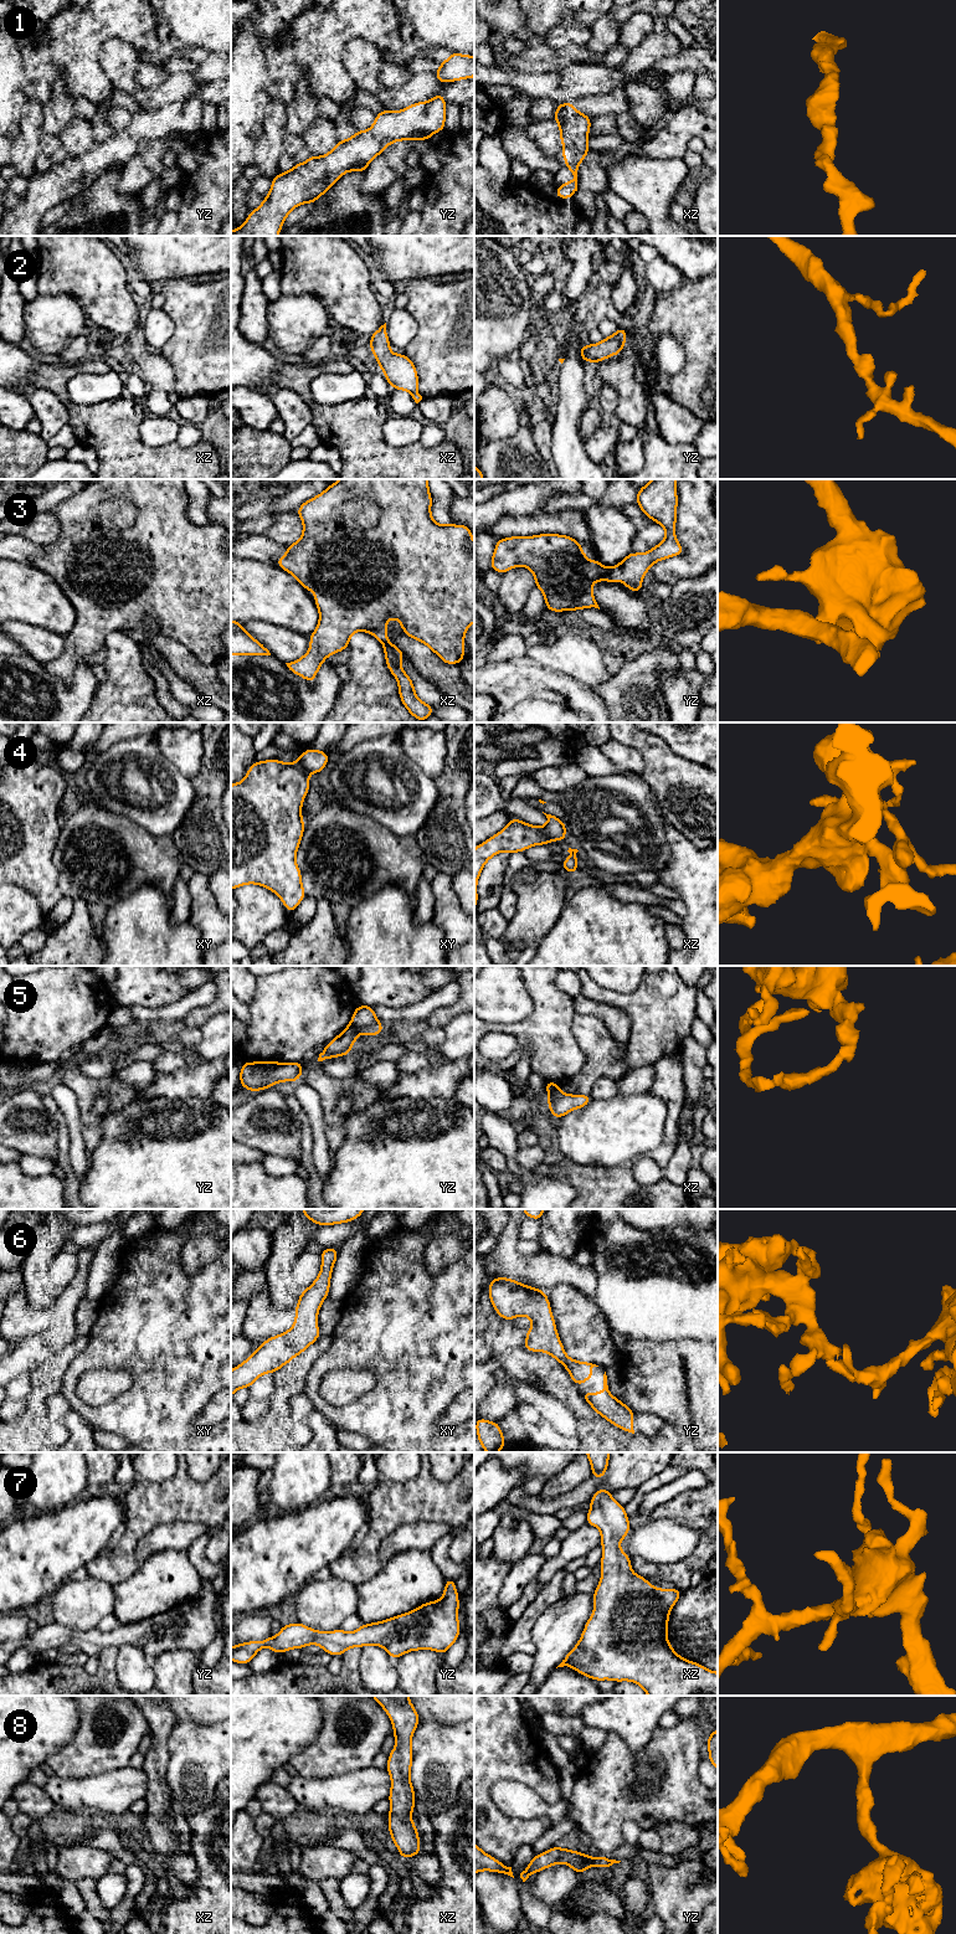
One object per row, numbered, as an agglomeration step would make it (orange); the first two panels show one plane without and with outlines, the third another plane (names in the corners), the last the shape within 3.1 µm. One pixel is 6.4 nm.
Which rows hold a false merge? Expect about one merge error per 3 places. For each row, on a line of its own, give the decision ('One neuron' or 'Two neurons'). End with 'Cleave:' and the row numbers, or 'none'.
1: One neuron
2: One neuron
3: One neuron
4: Two neurons
5: Two neurons
6: One neuron
7: One neuron
8: One neuron
Cleave: 4, 5

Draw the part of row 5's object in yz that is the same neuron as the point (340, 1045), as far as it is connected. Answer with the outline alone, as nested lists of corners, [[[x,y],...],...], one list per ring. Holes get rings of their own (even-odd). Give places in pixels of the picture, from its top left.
[[[349,1023],[338,1037],[327,1044],[325,1049],[319,1054],[318,1061],[350,1054],[359,1034],[361,1034],[361,1030]]]

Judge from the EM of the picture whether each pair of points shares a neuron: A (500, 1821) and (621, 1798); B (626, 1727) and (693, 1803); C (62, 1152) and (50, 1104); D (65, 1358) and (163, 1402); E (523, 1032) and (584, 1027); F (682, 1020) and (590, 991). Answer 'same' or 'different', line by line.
A: different
B: different
C: same
D: different
E: different
F: same

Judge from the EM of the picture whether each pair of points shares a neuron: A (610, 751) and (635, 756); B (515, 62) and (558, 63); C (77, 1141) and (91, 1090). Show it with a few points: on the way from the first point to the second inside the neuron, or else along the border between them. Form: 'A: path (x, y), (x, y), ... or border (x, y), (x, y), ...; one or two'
A: path (616, 751), (628, 756); one
B: path (525, 62), (548, 62); one
C: border (76, 1100), (80, 1130), (87, 1157); two

